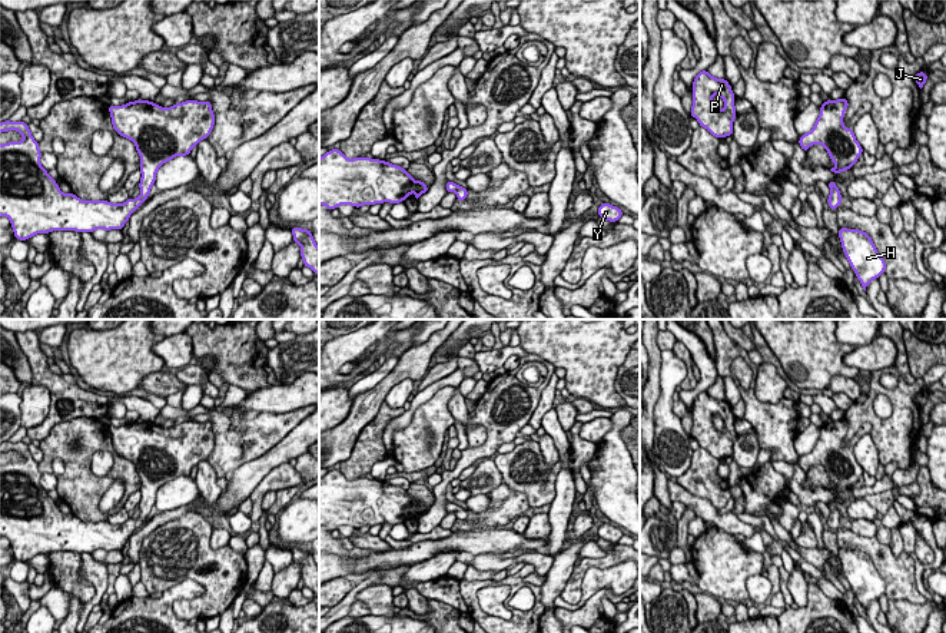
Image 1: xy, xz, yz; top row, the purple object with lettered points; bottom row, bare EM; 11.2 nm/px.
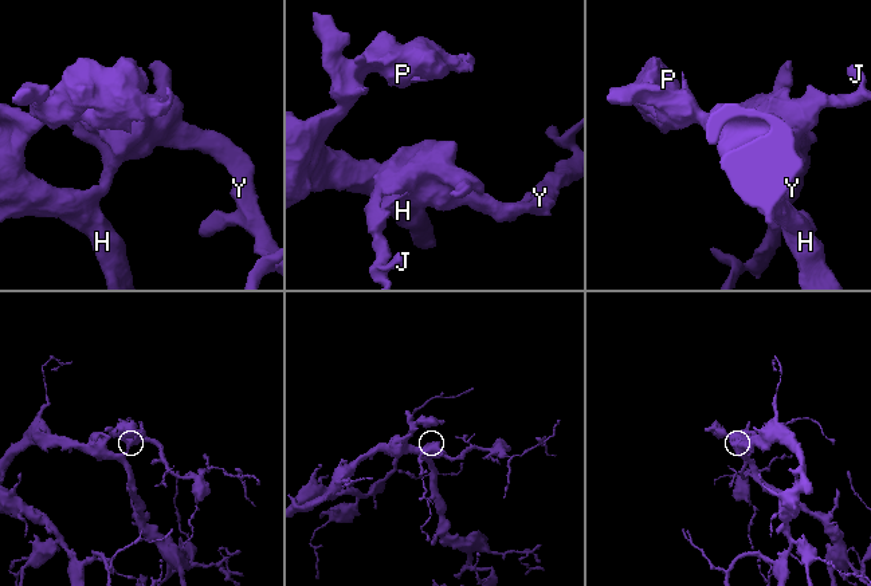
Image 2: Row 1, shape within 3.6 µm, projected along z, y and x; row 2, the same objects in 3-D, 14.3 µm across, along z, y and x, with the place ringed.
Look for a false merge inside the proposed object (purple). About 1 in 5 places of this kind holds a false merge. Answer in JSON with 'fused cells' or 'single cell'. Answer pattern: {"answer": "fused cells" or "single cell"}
{"answer": "single cell"}

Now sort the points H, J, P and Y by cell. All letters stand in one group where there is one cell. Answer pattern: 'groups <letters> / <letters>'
groups H J P Y

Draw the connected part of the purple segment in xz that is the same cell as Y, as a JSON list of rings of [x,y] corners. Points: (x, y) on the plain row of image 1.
[[[603,523],[597,536],[605,541],[618,543],[618,540],[623,537],[623,531],[611,524]]]

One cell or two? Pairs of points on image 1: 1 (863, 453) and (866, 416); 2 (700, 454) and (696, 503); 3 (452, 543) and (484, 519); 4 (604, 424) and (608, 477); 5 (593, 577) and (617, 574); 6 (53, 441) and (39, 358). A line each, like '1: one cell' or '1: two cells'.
1: two cells
2: two cells
3: two cells
4: two cells
5: one cell
6: two cells

